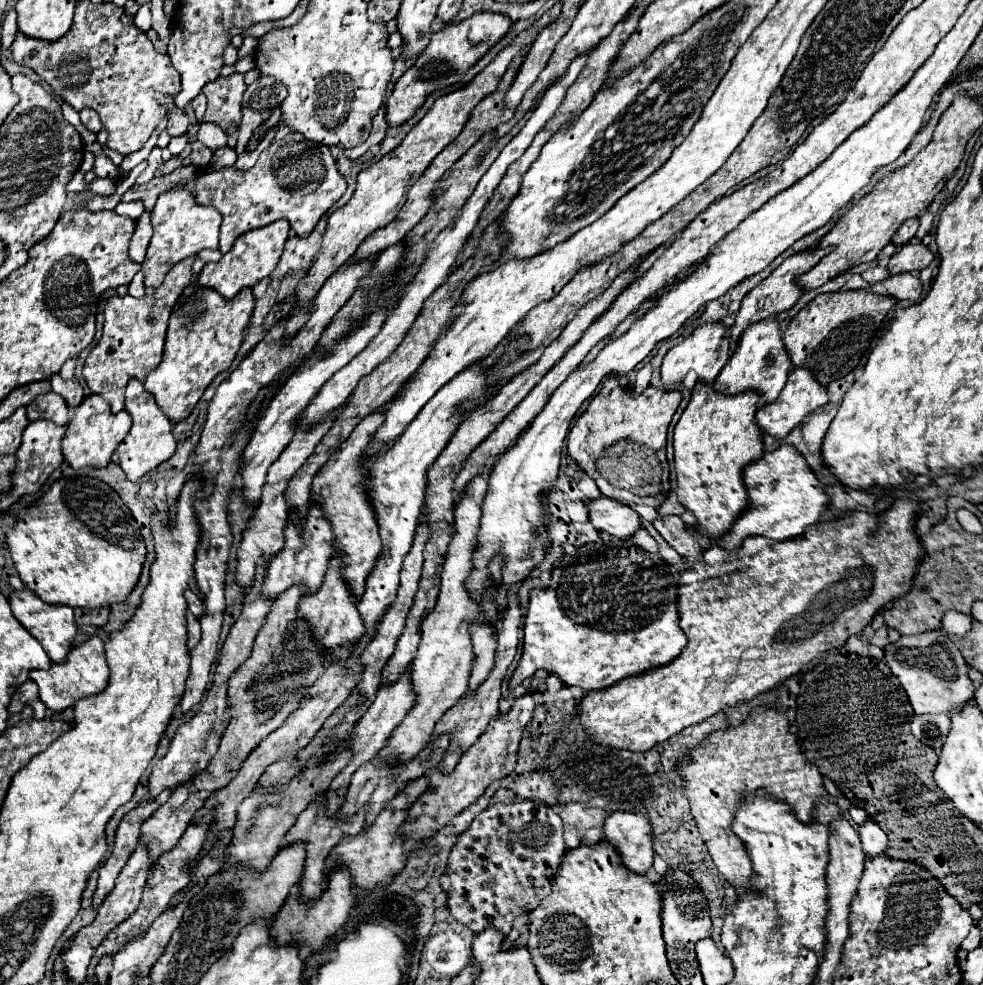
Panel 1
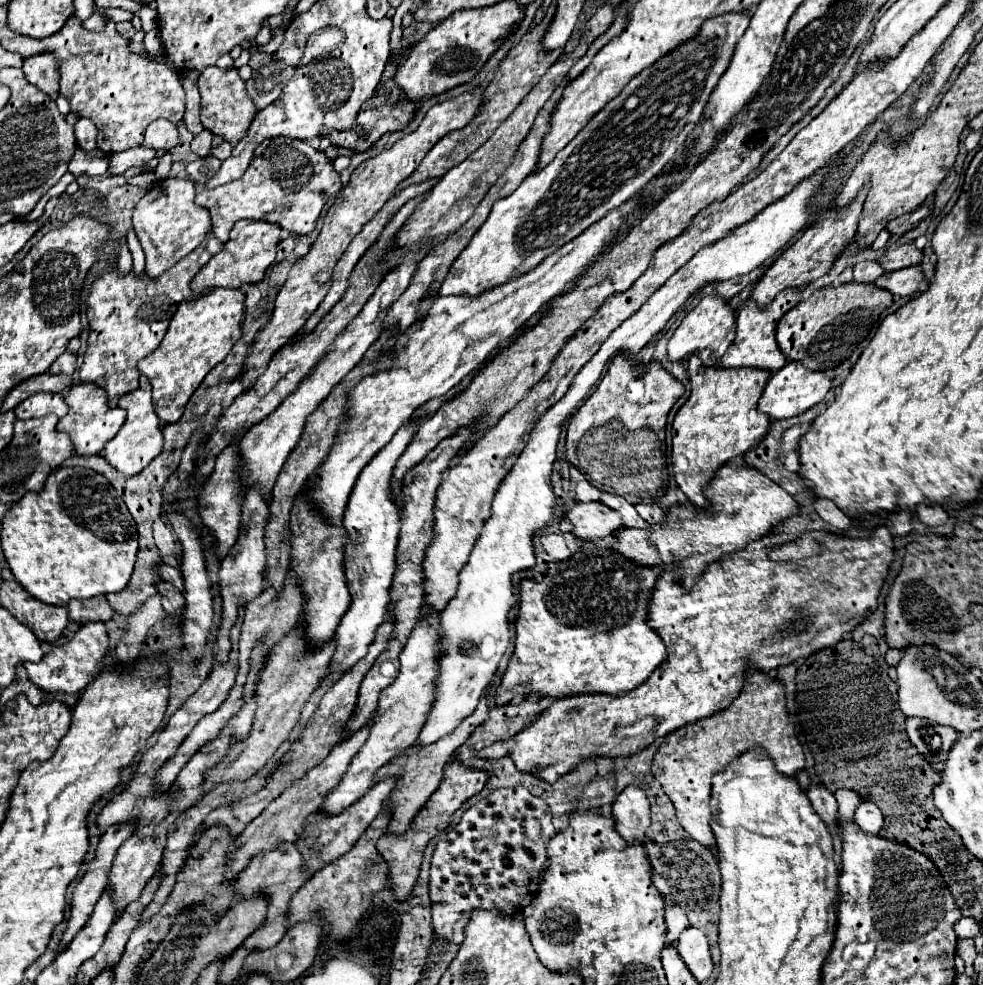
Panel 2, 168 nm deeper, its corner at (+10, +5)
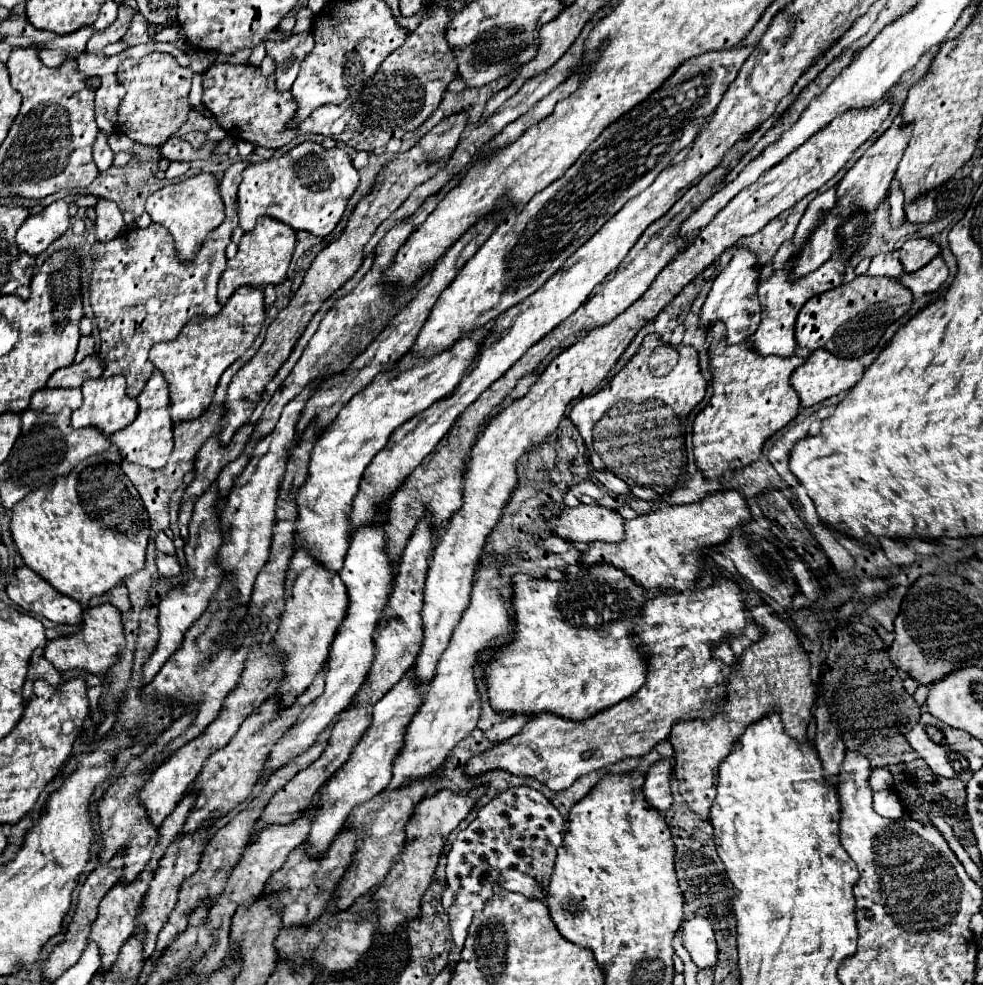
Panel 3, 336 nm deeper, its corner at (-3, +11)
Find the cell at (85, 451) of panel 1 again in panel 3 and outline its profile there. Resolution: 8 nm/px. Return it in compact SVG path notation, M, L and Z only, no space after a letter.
M115 375L109 379L89 379L81 385L83 391L83 405L73 411L73 427L95 427L105 437L111 437L113 433L125 429L133 423L133 417L137 417L137 401L127 397L125 393L125 377Z

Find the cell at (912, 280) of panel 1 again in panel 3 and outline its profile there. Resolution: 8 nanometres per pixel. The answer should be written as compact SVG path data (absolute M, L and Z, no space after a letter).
M937 255L935 259L931 259L925 267L917 269L915 273L905 273L899 283L905 285L907 289L913 291L913 295L925 295L925 293L933 293L939 289L939 285L947 279L949 271L945 261L941 259L941 255Z

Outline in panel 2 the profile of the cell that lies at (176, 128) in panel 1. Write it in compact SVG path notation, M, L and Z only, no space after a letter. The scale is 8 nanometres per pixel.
M156 119L152 125L148 125L142 145L150 147L150 149L170 151L172 147L176 147L176 143L178 143L176 125L172 125L170 121L164 121L164 119Z

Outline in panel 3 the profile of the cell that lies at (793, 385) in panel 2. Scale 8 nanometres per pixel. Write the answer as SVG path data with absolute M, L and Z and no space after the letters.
M817 349L805 359L801 367L791 373L791 387L797 391L801 407L811 407L841 391L849 391L863 377L863 371L865 367L857 359L837 359L831 353L825 353L825 349Z

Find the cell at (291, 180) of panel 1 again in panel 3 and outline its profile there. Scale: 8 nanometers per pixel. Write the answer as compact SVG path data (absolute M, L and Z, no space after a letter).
M303 141L299 145L295 145L289 153L281 155L279 159L269 159L263 163L253 163L243 171L243 181L239 185L237 191L237 211L239 211L239 227L243 231L253 229L257 217L273 217L279 219L287 225L291 225L293 229L305 229L317 237L327 237L335 225L339 223L347 199L353 195L353 191L359 185L359 173L351 163L351 157L341 151L341 149L325 149L319 143L313 141Z

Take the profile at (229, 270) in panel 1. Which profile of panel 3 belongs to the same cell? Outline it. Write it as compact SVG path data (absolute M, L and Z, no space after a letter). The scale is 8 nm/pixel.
M259 217L253 231L247 231L241 237L239 251L233 259L227 261L227 269L219 279L219 303L225 305L225 301L233 295L233 291L241 285L267 285L267 283L281 283L287 273L287 265L291 261L291 255L295 251L295 229L289 225L271 219L271 217Z

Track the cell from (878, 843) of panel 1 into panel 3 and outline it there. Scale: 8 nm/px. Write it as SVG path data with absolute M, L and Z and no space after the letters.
M889 789L873 793L873 805L881 817L887 817L887 819L901 819L903 817L901 803L899 803L897 795L893 795L893 791L889 791Z

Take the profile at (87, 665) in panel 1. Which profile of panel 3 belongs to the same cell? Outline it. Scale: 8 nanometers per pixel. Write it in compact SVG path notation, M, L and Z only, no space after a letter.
M99 605L83 613L83 629L77 635L49 641L43 655L61 673L71 669L83 669L93 675L103 675L119 661L123 649L125 649L125 637L123 637L121 613L113 609L113 605Z

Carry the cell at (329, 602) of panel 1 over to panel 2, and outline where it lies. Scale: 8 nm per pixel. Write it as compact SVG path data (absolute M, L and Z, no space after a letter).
M296 625L294 631L290 635L286 635L274 647L268 663L264 665L264 671L260 673L260 681L258 681L256 691L254 691L258 707L256 707L252 731L242 741L232 739L232 747L228 749L228 755L204 773L204 781L206 781L204 783L204 793L212 791L212 787L216 787L218 783L250 779L256 771L260 771L268 763L268 759L276 753L276 749L290 737L292 727L300 719L302 707L306 705L310 695L320 685L324 673L328 671L334 649L336 649L336 641L332 639L326 645L322 645L320 649L310 651L304 643L300 625Z

